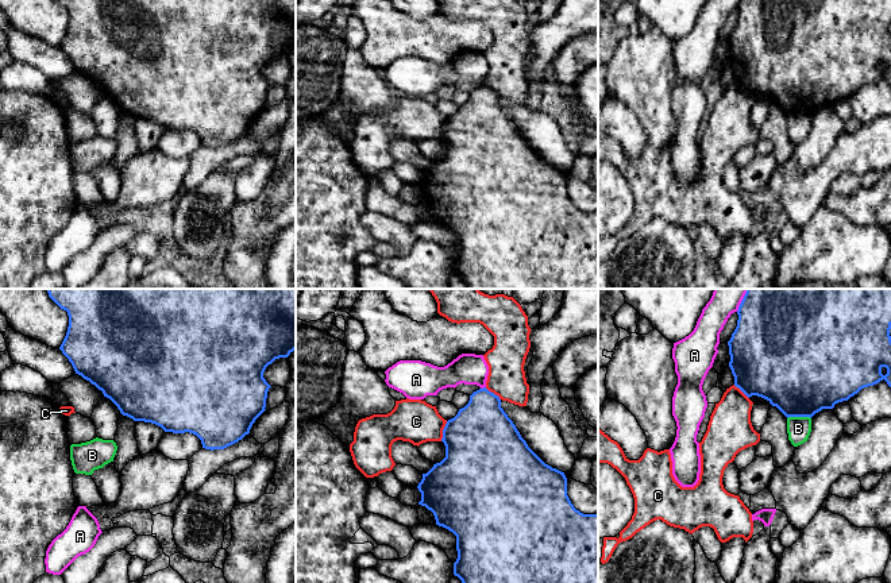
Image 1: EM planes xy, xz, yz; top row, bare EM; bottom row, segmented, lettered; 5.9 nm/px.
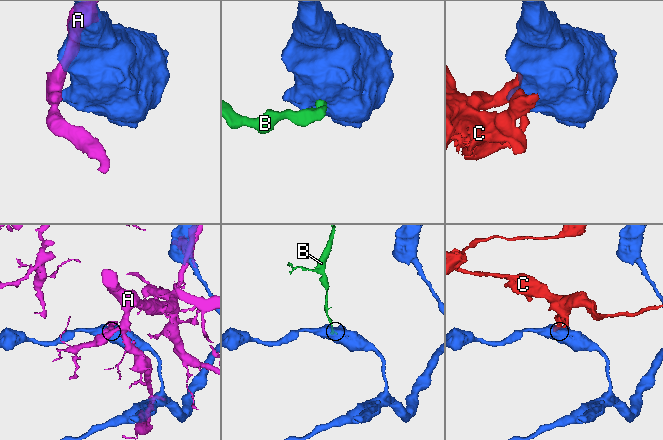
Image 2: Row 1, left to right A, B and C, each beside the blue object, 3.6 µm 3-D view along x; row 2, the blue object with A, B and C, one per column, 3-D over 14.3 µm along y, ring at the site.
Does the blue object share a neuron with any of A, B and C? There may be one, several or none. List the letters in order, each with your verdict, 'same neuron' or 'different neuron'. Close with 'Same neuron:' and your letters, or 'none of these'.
A: different neuron
B: different neuron
C: different neuron
Same neuron: none of these

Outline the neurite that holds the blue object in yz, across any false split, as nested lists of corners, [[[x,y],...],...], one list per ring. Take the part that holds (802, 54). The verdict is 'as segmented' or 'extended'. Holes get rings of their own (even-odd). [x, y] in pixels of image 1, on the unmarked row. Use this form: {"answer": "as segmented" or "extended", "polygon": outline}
{"answer": "as segmented", "polygon": [[[741,0],[737,8],[738,18],[729,43],[729,65],[734,74],[734,84],[748,96],[752,93],[767,97],[788,115],[813,115],[822,107],[833,107],[836,101],[848,99],[861,86],[886,78],[891,85],[891,0]]]}

